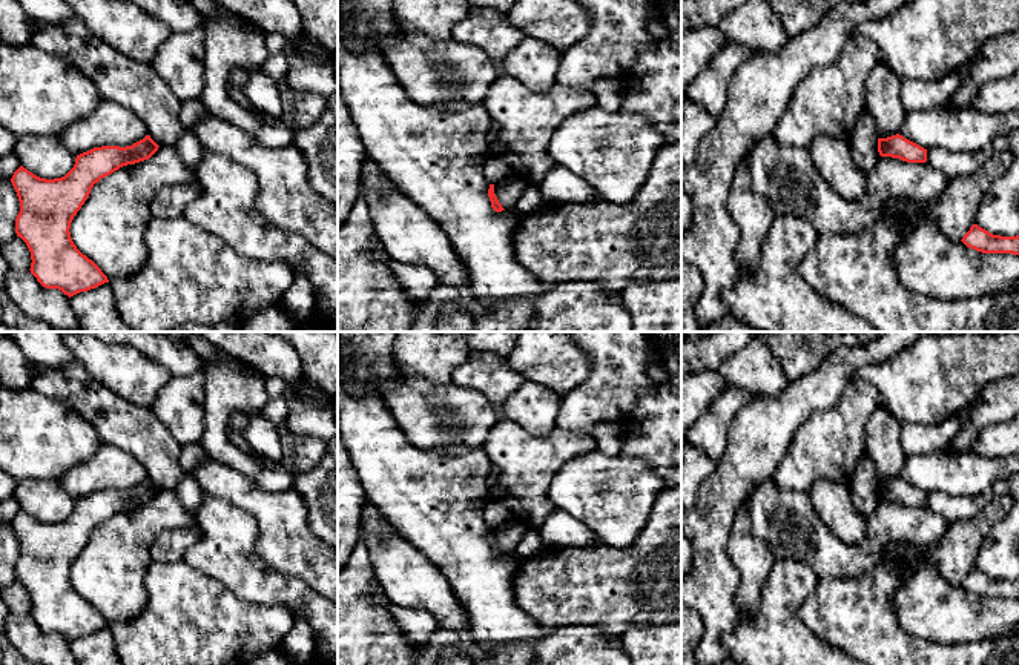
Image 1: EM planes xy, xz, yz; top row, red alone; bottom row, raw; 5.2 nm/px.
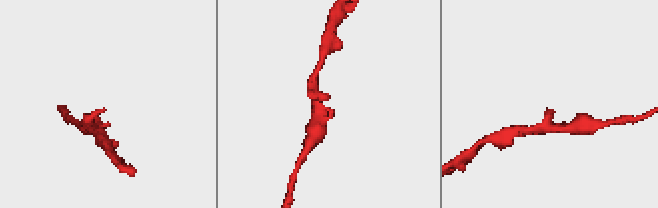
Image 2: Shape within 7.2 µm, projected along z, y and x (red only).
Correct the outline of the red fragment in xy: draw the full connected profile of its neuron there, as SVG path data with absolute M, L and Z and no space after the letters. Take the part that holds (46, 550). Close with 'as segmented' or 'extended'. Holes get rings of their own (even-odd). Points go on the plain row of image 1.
M146 479L132 490L101 490L77 499L74 511L61 522L46 524L34 519L20 510L11 527L20 545L20 556L15 562L15 577L31 596L31 617L46 633L58 633L69 642L109 627L101 613L83 599L71 582L71 567L87 544L91 533L101 522L110 519L123 510L149 504L158 488Z; as segmented

